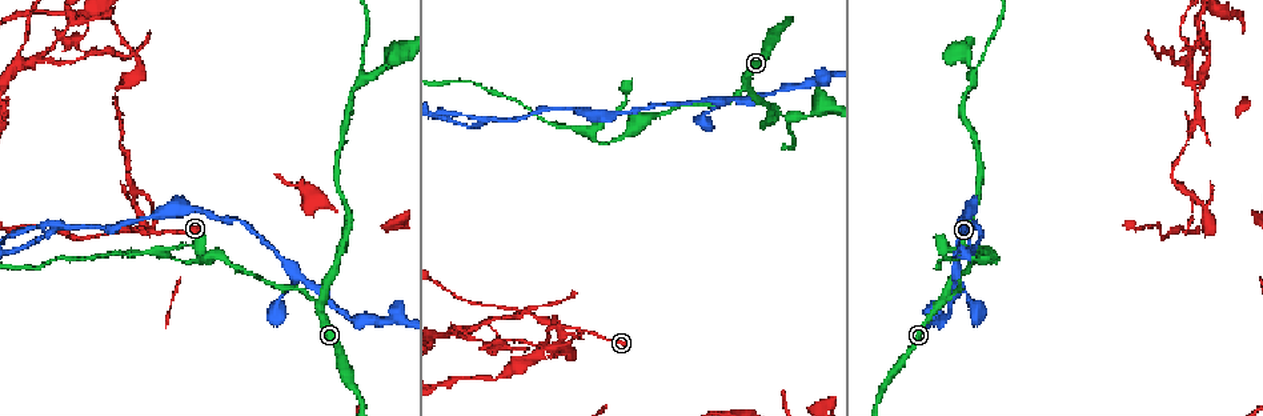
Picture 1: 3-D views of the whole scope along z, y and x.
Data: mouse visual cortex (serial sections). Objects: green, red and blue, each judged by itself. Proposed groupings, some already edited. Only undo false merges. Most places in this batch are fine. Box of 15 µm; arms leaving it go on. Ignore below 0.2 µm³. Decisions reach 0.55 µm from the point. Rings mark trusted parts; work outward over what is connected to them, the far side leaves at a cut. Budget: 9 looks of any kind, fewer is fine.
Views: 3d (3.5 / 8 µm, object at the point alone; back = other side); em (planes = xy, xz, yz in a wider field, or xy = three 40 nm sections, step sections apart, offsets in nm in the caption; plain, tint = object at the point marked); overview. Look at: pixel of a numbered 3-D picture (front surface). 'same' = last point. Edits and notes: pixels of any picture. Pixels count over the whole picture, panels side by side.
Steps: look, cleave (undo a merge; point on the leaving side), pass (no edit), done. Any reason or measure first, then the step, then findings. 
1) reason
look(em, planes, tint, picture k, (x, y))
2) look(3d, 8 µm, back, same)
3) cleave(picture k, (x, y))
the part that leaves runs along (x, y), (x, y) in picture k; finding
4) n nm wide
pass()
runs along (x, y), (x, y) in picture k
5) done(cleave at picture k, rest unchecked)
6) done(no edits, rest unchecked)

look(3d, 3.5 µm, back, picture 1, (745, 88))

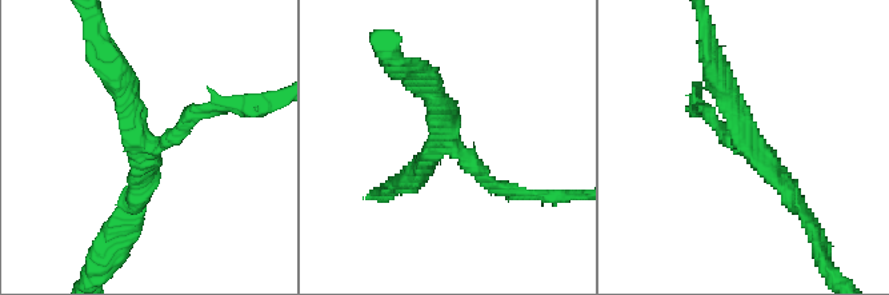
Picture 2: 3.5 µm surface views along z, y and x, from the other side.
3 arms; arms of 200, 250, 250 nm
look(em, xy, step 3, tint, picture 2, (749, 149))

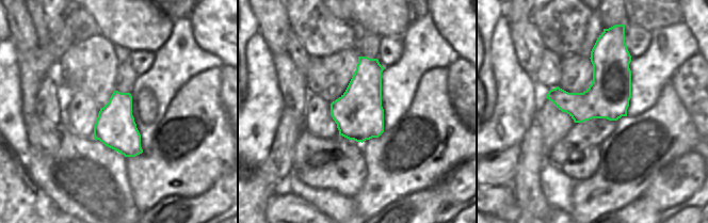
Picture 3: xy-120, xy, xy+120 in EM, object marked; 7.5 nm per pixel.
cut it another way
look(em, xy, step 2, tint, same)

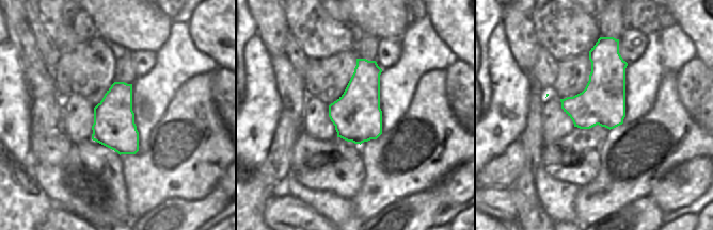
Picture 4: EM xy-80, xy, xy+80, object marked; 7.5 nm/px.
pass()
one cell here

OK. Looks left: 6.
thick turns thin
look(3d, 3.5 µm, back, picture 1, (975, 82))

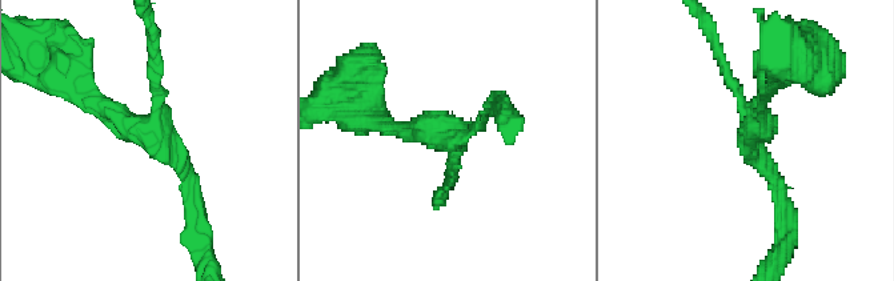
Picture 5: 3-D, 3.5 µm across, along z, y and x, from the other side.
3 arms; arms of 150, 150, 200 nm
look(em, planes, tint, picture 5, (754, 136))

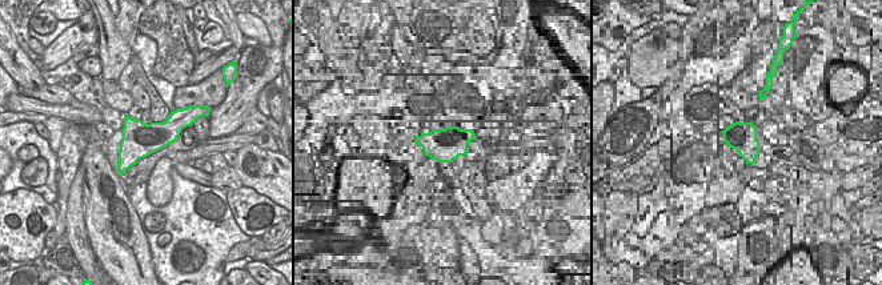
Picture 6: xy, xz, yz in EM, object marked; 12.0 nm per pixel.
pass()
runs along (195, 205), (161, 140), (84, 87) in picture 5; one cell here

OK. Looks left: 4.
sharp bend
look(3d, 3.5 µm, picture 1, (1186, 230))

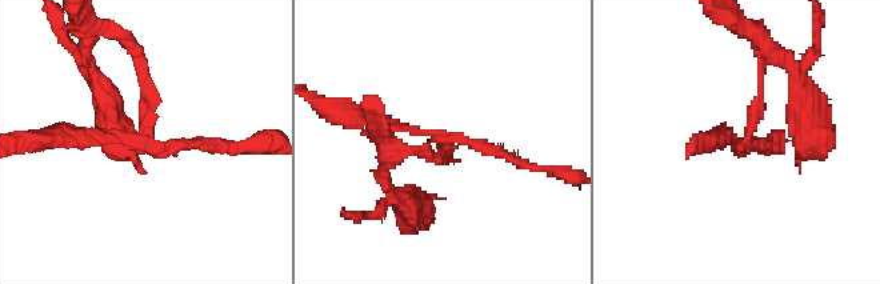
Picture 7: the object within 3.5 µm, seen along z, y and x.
now the EM
look(em, xy, step 3, tint, picture 7, (148, 146))

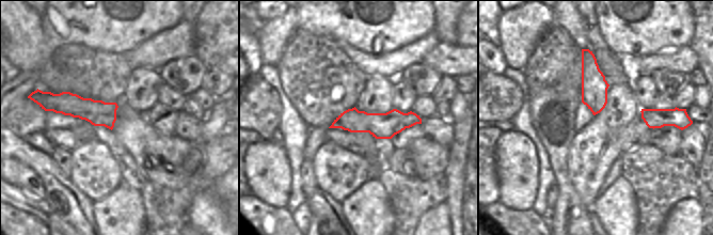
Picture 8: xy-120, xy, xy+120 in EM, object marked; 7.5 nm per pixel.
cleave(picture 7, (128, 123))
border along (599, 68), (595, 97), (589, 103) in picture 8; two cells meet here

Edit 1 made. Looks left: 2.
see it whole again
look(overview)

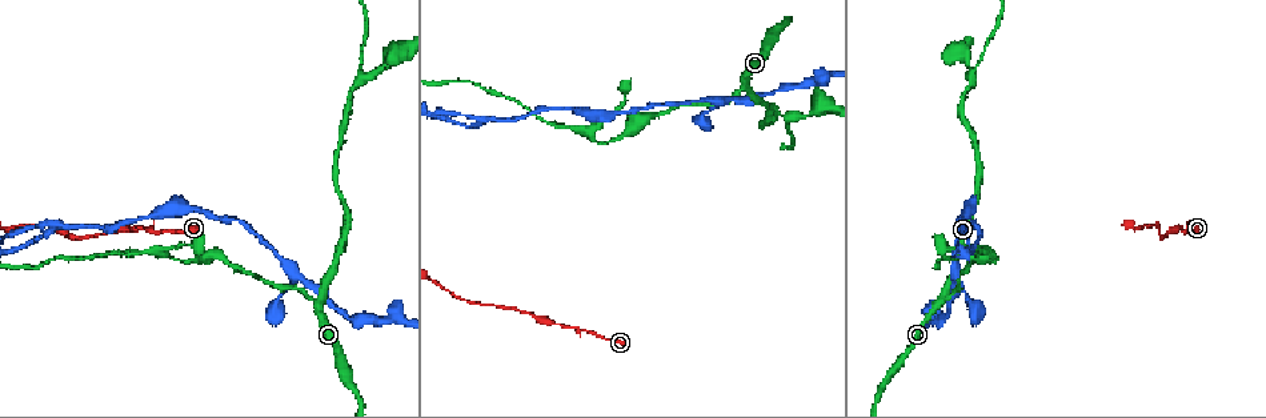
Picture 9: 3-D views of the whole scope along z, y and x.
look(3d, 3.5 µm, back, picture 9, (481, 121))

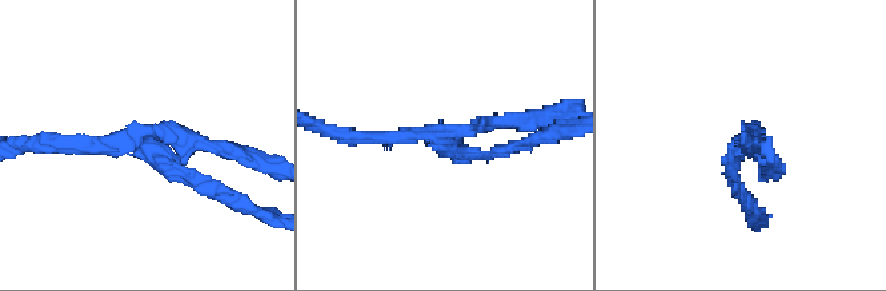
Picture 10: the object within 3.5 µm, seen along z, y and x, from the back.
pass()
runs along (60, 146), (141, 136), (215, 190) in picture 10; continuous, no second cell

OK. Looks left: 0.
done(cleave at picture 7, rest unchecked)

